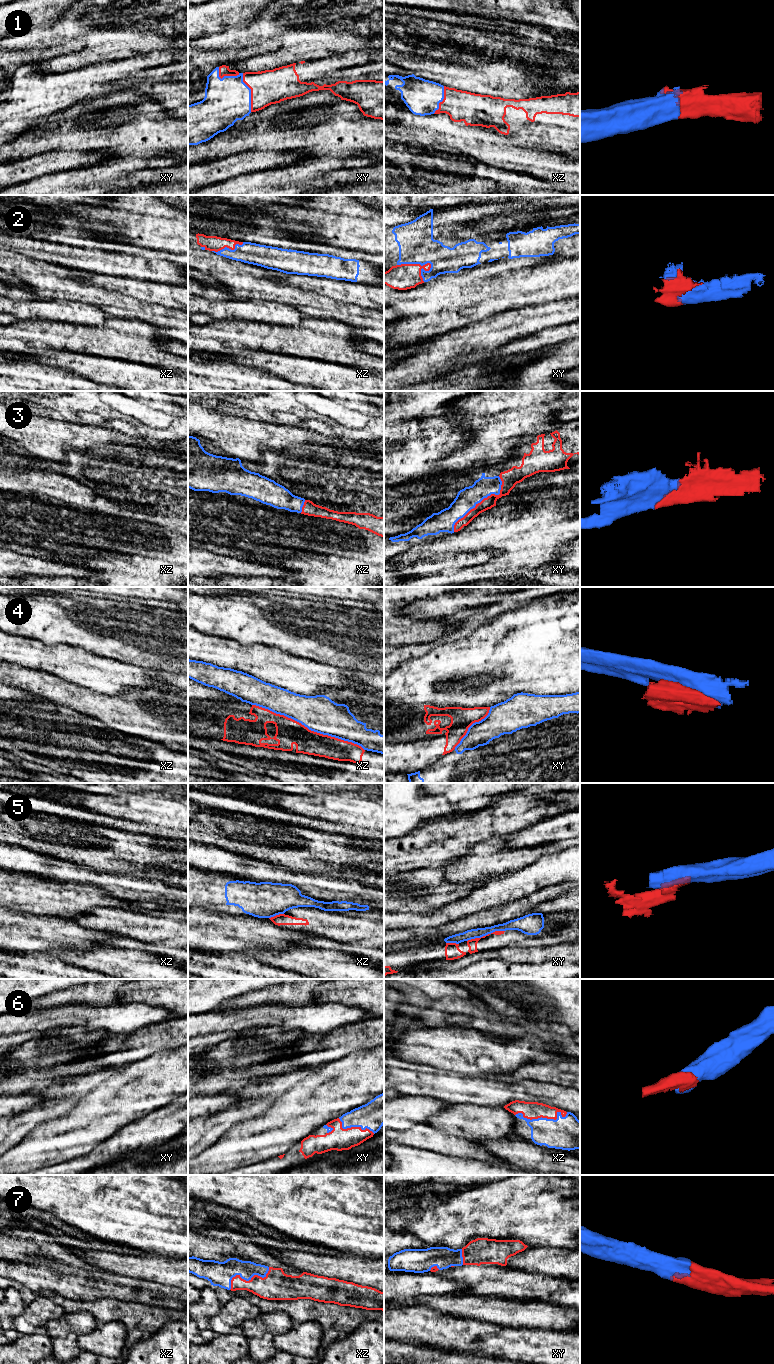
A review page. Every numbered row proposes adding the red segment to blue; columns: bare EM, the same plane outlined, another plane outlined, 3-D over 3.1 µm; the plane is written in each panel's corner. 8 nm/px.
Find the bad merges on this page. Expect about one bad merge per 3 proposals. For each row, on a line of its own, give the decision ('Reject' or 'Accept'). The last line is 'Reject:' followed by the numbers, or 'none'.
1: Accept
2: Accept
3: Accept
4: Reject
5: Reject
6: Accept
7: Accept
Reject: 4, 5

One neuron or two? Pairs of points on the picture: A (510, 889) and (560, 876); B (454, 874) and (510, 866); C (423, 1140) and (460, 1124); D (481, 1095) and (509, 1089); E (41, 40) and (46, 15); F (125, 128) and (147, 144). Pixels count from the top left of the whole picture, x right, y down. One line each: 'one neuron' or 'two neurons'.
A: one neuron
B: one neuron
C: two neurons
D: one neuron
E: two neurons
F: one neuron

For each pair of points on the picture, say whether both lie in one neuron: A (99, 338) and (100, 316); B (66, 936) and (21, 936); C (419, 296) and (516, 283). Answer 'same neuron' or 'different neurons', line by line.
A: different neurons
B: same neuron
C: same neuron

